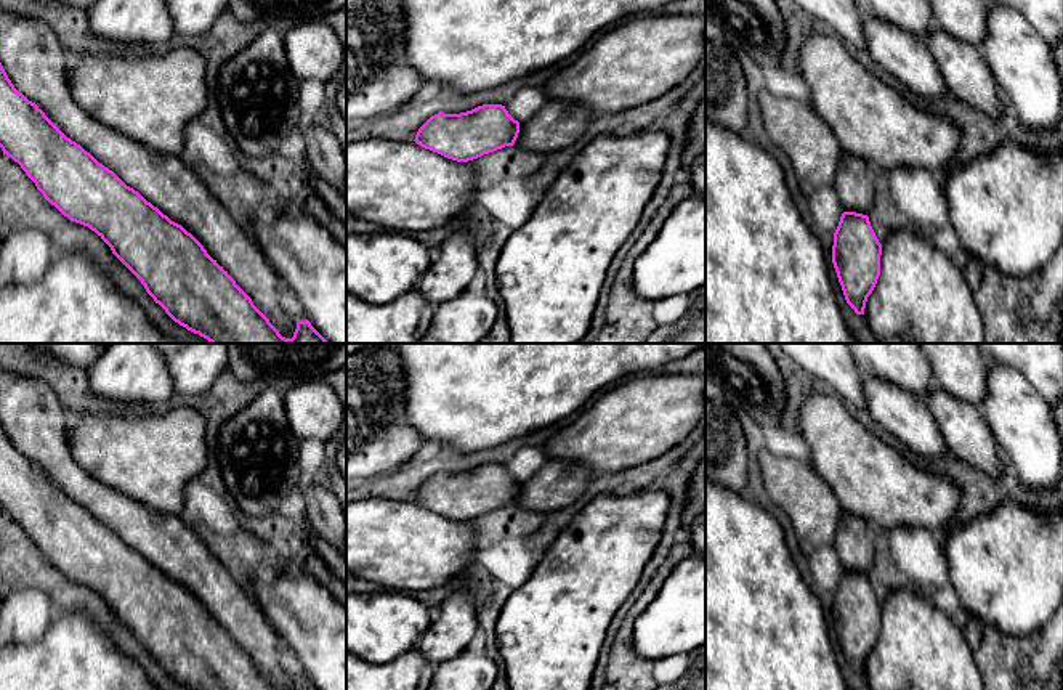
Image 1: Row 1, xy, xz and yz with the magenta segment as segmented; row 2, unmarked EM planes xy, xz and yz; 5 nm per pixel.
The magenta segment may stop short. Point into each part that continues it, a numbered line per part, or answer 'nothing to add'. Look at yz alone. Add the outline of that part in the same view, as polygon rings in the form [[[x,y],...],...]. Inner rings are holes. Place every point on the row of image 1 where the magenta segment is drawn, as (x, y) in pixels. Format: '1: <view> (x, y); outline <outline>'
1: yz (853, 185); outline [[[842,151],[834,189],[843,212],[867,215],[874,204],[872,165],[859,156]]]

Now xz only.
1: xz (558, 124); outline [[[547,99],[531,119],[519,122],[515,146],[532,154],[556,152],[574,146],[585,135],[595,117],[580,103]]]

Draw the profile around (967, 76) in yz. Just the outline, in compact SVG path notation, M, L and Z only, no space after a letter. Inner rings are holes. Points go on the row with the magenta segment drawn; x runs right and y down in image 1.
M938 24L925 35L924 43L951 95L992 119L1004 114L1008 104L1004 101L978 47L952 37Z

